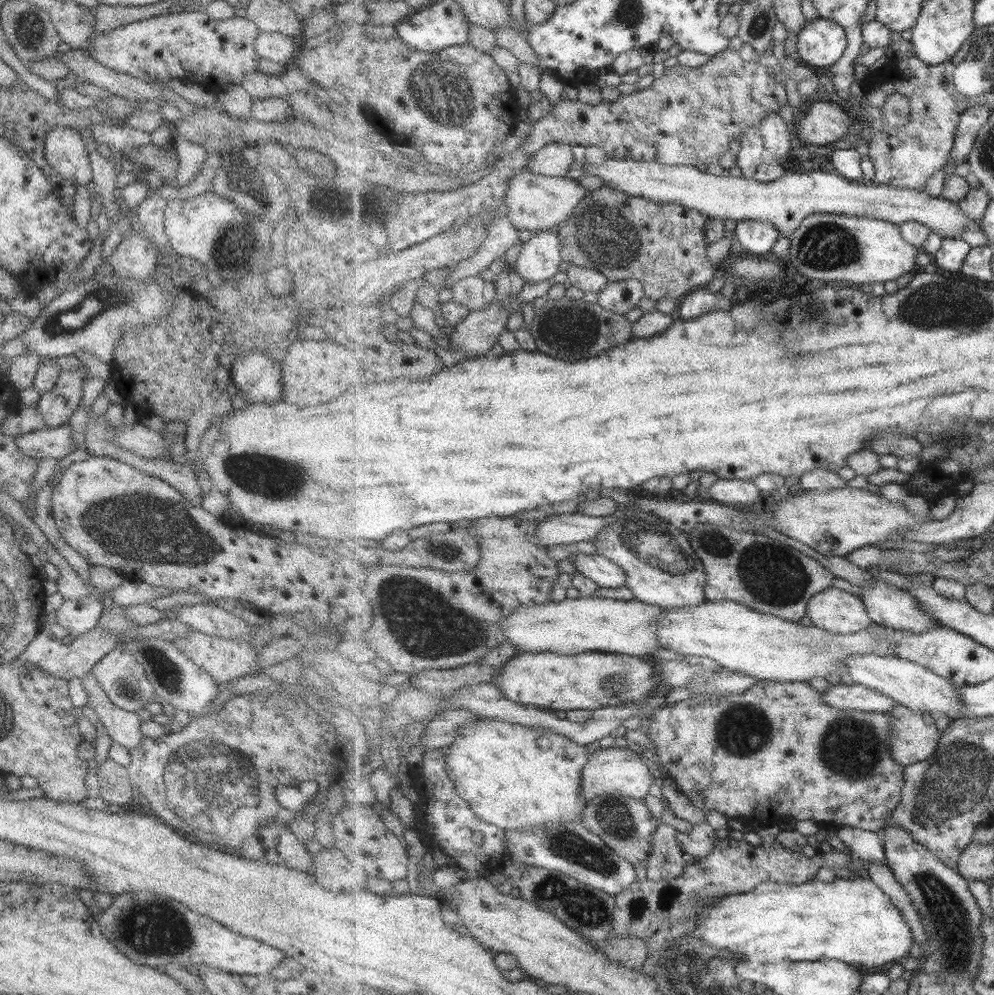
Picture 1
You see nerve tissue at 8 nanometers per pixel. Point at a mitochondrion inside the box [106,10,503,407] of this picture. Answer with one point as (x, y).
(439, 91)

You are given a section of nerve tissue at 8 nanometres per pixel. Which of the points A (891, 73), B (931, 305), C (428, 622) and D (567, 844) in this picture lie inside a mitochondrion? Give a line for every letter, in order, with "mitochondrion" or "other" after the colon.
A: other
B: mitochondrion
C: mitochondrion
D: mitochondrion

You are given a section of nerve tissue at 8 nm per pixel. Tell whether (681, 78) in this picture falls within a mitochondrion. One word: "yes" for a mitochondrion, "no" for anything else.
no

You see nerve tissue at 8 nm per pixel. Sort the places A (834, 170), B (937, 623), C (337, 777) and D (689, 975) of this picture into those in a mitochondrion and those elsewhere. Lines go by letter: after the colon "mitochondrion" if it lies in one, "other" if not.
A: other
B: other
C: other
D: mitochondrion

